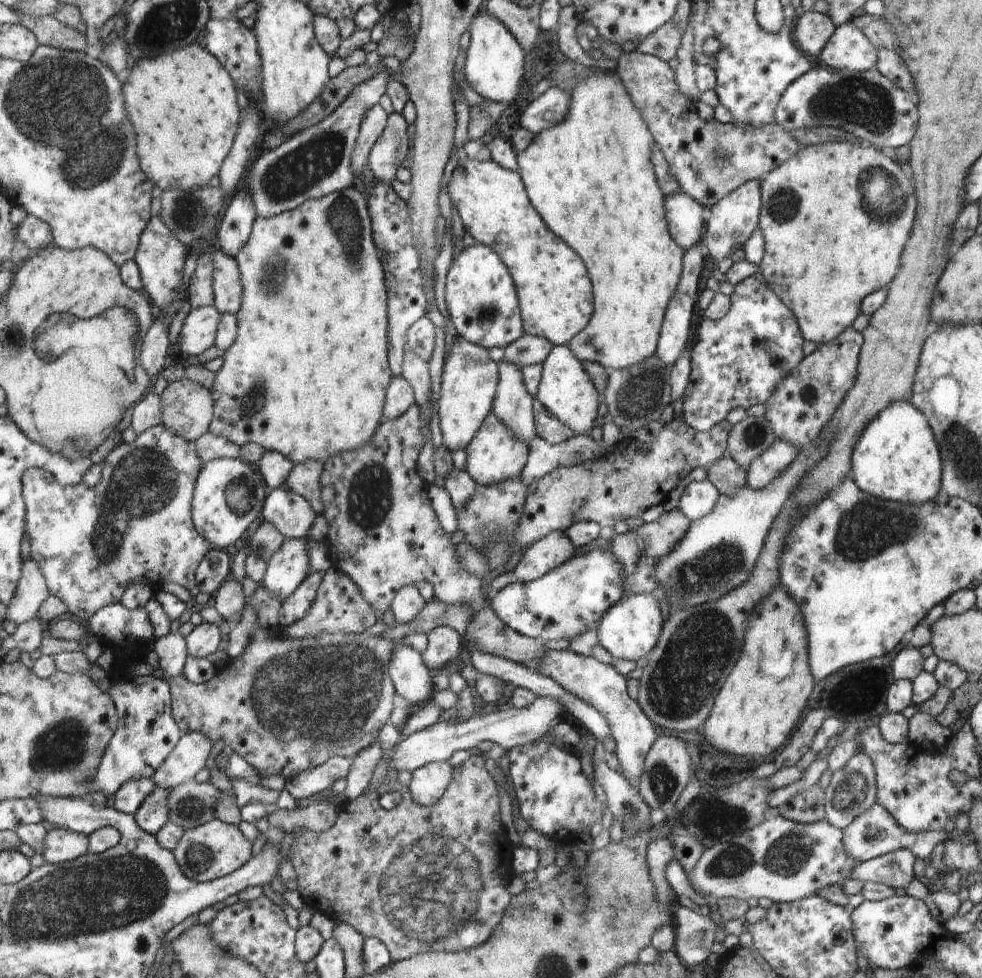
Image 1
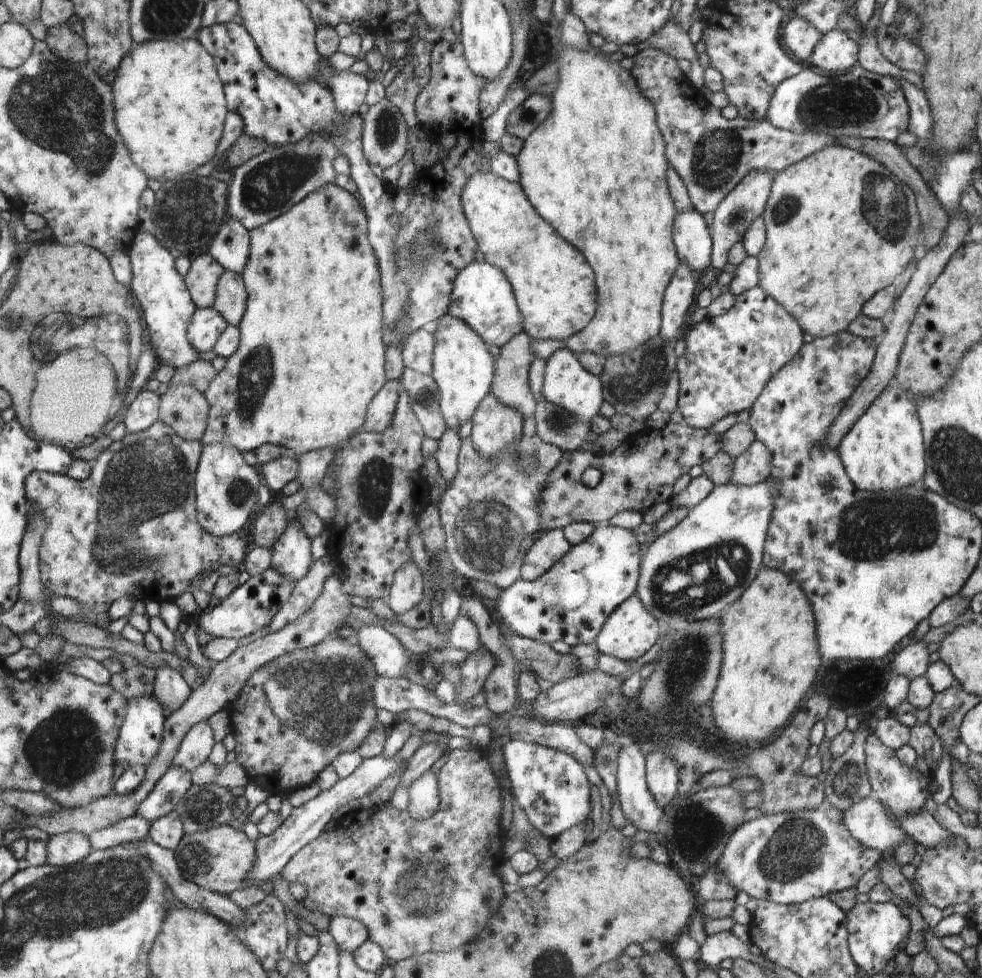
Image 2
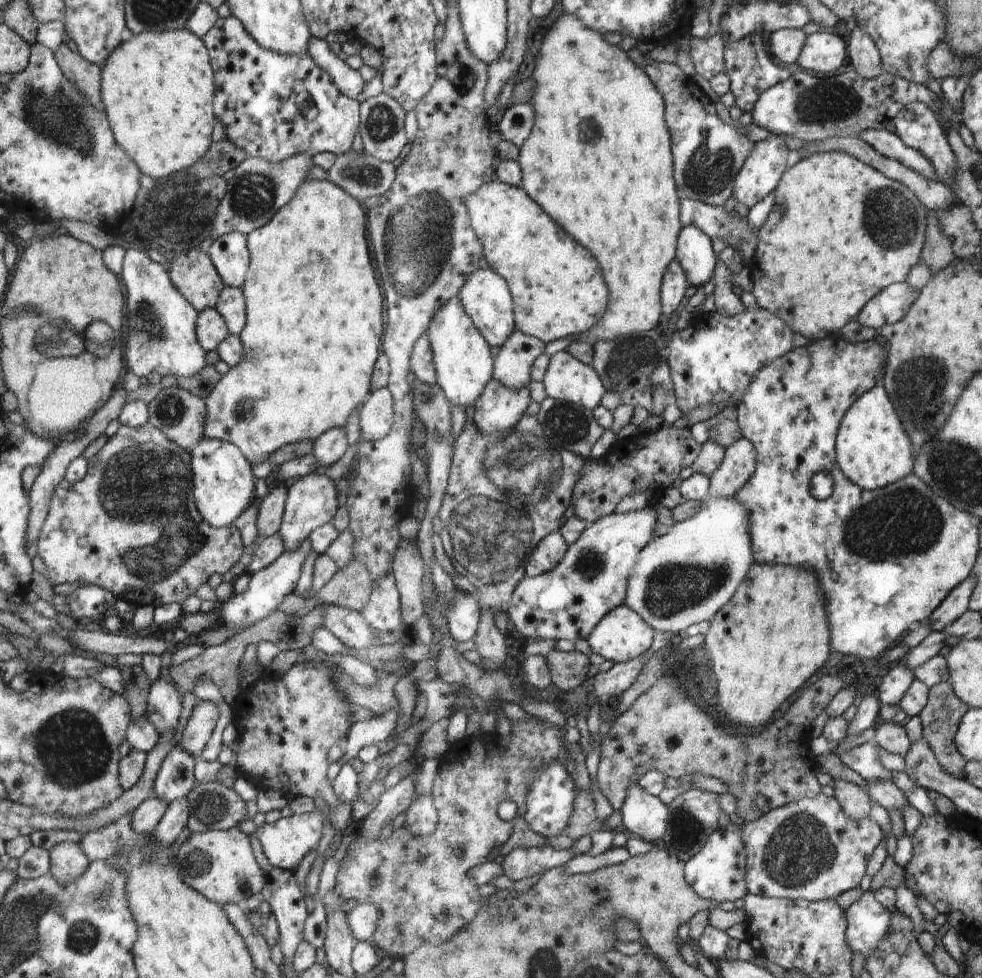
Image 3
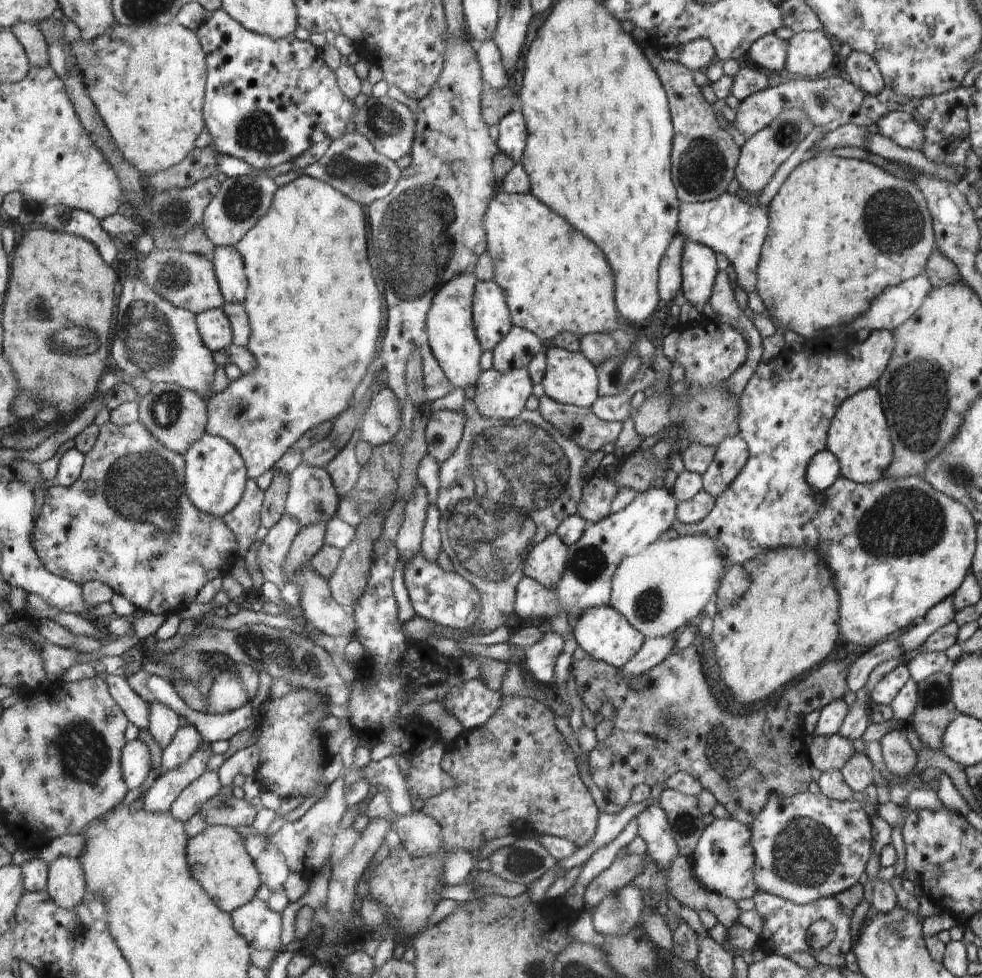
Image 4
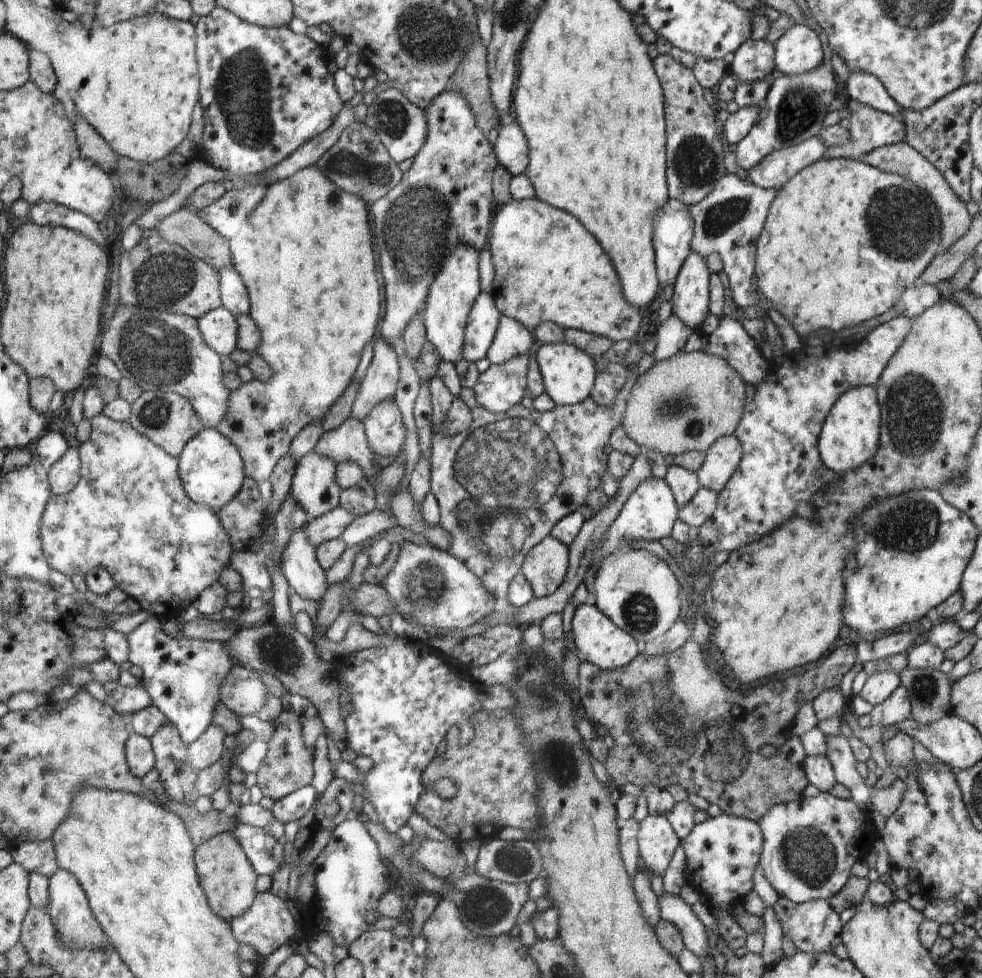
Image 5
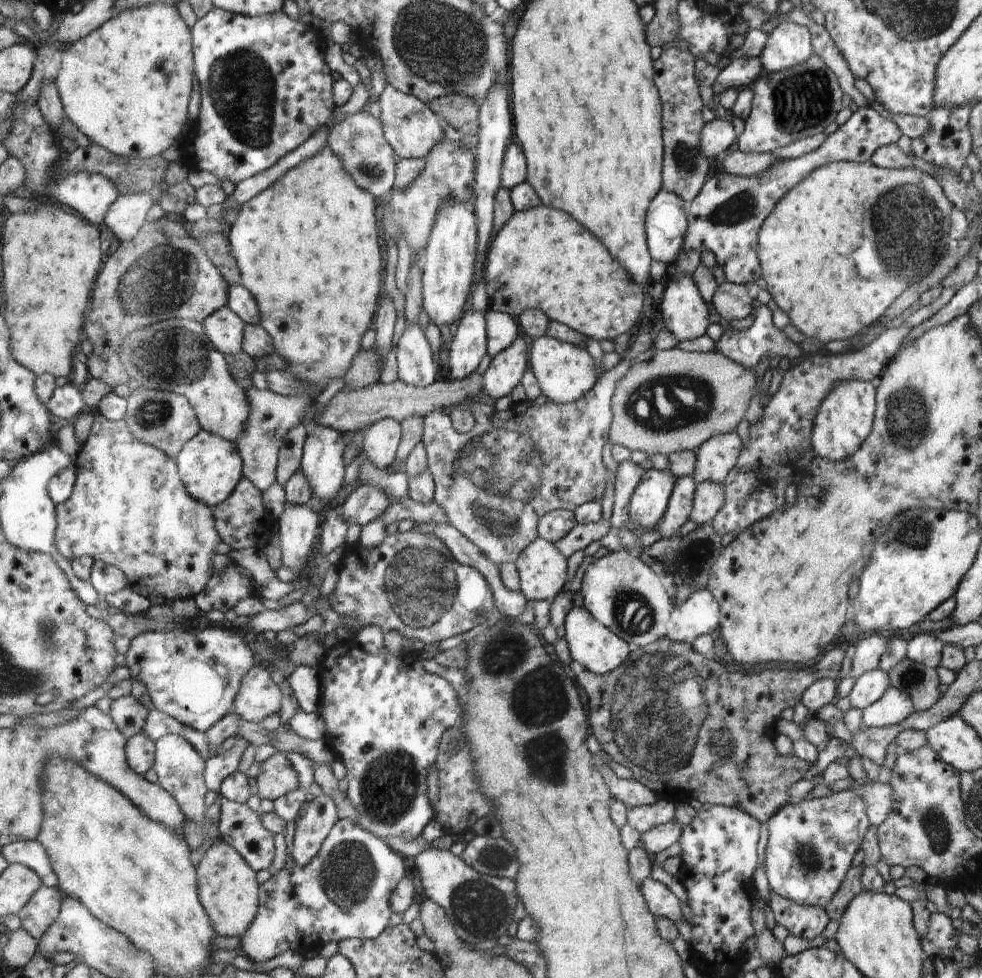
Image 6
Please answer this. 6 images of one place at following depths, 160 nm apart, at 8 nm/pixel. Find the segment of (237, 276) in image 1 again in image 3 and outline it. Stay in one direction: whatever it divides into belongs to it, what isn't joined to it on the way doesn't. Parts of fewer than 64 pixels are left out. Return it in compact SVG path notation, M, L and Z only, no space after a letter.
M224 288L215 309L226 319L227 326L230 328L230 335L239 336L246 328L246 300L241 288Z

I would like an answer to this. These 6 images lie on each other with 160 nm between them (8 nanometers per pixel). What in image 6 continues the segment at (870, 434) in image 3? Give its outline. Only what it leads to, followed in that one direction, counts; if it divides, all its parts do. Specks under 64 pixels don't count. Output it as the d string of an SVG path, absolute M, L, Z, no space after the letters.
M862 379L840 381L836 387L836 394L824 402L824 410L820 410L820 418L816 418L815 455L831 461L843 461L856 453L867 436L871 433L875 415L876 387Z

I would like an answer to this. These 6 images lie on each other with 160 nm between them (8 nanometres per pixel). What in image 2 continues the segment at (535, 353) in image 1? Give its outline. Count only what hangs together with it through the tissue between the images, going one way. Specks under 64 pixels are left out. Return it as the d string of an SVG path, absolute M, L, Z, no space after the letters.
M591 44L587 50L564 45L561 52L562 54L556 60L560 80L558 80L558 86L550 98L552 100L552 112L523 142L522 149L517 156L520 173L519 183L526 191L532 206L549 223L552 222L552 226L556 226L556 230L560 230L560 234L564 234L564 238L568 238L568 242L572 242L574 246L580 246L580 250L584 250L584 256L588 258L588 264L592 266L594 276L596 276L597 307L594 318L580 332L568 337L566 341L536 340L535 353L545 361L549 360L550 354L560 348L570 349L575 355L591 352L606 358L615 356L615 354L630 352L638 345L643 345L643 342L651 340L652 336L656 336L660 330L660 308L662 308L664 290L666 290L674 270L681 263L678 248L672 244L672 224L675 224L678 211L675 209L674 199L670 193L670 184L667 182L667 170L670 169L670 164L665 155L663 136L656 122L654 105L640 92L635 77L629 71L620 67L618 62L610 61L603 52Z

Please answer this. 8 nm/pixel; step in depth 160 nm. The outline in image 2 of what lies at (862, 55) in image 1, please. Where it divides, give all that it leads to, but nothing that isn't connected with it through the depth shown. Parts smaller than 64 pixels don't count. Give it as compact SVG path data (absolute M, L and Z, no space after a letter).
M832 29L814 47L807 63L826 72L846 70L856 64L858 46L840 29Z

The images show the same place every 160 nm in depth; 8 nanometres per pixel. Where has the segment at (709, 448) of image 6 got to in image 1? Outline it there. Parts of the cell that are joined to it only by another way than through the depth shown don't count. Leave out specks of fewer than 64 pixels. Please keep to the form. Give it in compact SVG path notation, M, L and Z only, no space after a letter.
M774 439L746 467L746 485L754 490L764 489L776 477L788 470L798 456L798 448L784 439Z

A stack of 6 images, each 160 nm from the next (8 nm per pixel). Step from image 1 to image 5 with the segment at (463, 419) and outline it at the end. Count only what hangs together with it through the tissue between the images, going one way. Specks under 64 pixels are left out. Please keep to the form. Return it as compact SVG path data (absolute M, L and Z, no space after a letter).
M460 245L451 256L448 256L440 269L440 278L436 278L436 286L432 286L432 298L428 298L428 306L422 308L423 323L428 342L436 348L442 360L450 361L464 358L466 326L470 312L478 300L480 291L480 275L478 273L478 249L470 245Z

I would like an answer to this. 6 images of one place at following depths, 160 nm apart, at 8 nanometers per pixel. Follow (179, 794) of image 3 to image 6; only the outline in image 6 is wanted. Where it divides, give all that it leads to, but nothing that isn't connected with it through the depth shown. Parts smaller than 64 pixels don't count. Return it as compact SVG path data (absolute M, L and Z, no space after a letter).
M211 620L205 625L173 631L146 631L131 639L130 648L125 652L126 666L130 669L132 680L138 680L146 686L154 708L174 717L178 722L190 728L206 732L212 725L234 709L242 689L243 678L254 666L254 652L250 650L238 633L230 632Z

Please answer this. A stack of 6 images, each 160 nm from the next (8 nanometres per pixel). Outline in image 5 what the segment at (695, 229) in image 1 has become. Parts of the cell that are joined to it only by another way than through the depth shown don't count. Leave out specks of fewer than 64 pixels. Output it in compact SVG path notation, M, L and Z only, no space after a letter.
M690 253L674 280L672 312L692 330L698 331L708 316L708 298L711 298L711 272L706 258Z

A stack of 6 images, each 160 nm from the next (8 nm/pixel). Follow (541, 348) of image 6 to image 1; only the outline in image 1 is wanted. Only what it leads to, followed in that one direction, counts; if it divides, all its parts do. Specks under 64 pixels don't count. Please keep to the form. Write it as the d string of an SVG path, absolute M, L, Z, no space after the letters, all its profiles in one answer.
M554 345L550 356L541 365L541 379L536 398L576 435L586 435L586 432L592 430L599 410L598 392L584 370L583 363L567 345Z

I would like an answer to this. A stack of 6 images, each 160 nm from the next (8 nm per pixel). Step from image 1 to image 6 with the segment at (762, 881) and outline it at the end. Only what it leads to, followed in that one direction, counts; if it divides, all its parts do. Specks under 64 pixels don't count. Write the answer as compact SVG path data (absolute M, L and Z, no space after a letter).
M852 789L833 792L830 796L812 800L801 800L795 804L788 804L780 808L770 820L768 826L768 843L766 847L765 866L769 887L772 893L783 895L792 902L801 905L825 907L838 892L844 880L854 852L858 850L858 842L864 838L869 818L866 813L866 803L862 795Z

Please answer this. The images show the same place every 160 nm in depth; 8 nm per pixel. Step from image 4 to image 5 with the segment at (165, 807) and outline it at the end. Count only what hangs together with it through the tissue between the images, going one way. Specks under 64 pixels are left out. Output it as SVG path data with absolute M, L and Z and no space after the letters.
M211 725L202 737L189 744L188 766L192 767L196 774L221 759L225 749L225 736L226 732L219 726Z

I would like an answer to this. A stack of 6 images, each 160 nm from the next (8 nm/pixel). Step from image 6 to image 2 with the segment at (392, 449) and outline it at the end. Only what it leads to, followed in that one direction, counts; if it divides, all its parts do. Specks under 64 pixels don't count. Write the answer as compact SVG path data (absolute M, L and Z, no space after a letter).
M396 379L384 383L383 388L370 402L370 408L367 410L366 422L364 422L363 426L366 432L381 433L390 426L400 389L400 382Z

